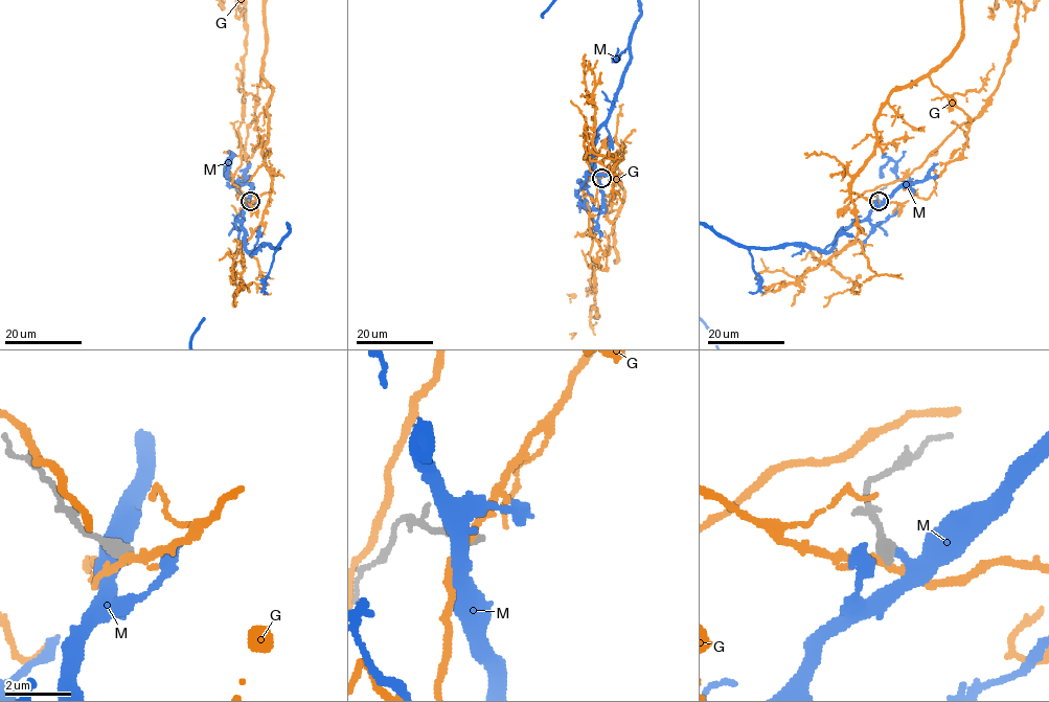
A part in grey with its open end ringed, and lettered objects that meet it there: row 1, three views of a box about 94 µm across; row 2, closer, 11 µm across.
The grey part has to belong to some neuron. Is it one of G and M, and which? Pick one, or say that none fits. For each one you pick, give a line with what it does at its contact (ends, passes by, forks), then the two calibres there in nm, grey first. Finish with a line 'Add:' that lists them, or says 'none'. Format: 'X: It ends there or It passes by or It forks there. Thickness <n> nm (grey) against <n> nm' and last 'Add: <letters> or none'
Add: none

